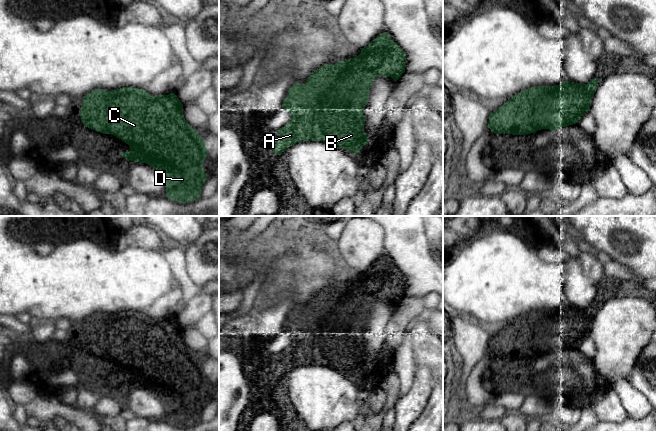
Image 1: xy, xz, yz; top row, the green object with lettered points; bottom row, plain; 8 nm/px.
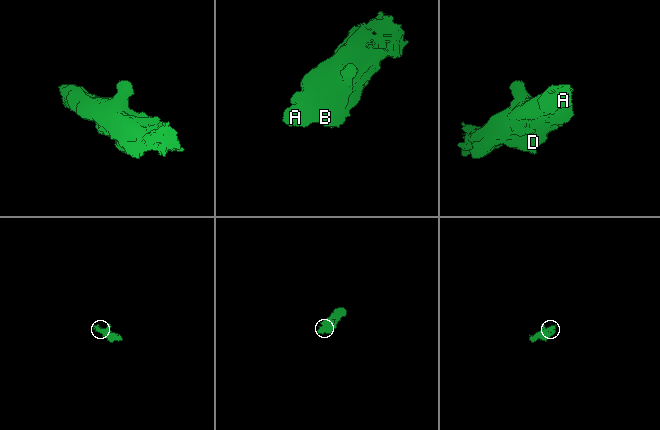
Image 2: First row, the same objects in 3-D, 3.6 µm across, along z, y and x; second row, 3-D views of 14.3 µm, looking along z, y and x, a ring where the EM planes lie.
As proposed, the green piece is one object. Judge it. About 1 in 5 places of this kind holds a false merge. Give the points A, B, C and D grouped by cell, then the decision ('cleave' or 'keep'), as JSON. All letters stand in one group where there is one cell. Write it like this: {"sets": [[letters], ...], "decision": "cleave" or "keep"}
{"sets": [["A", "B", "C", "D"]], "decision": "keep"}

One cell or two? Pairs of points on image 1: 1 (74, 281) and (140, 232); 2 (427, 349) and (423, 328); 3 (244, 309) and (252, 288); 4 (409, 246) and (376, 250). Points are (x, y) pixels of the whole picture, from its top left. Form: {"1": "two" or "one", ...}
{"1": "two", "2": "one", "3": "one", "4": "two"}

